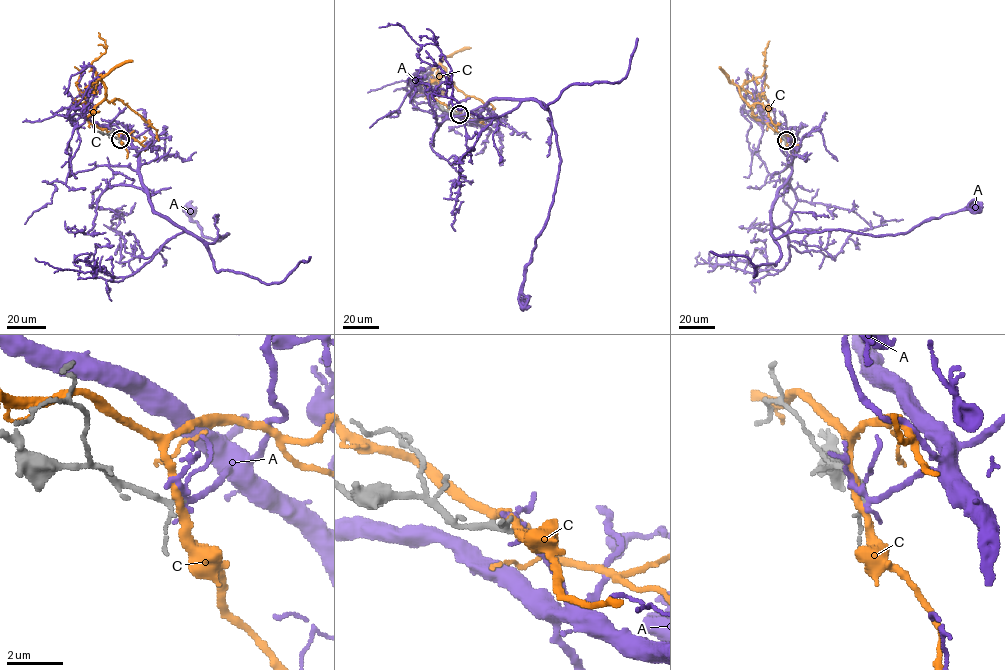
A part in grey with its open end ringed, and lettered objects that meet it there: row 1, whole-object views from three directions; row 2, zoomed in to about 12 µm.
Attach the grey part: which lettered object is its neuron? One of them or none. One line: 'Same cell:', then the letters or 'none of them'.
Same cell: A

